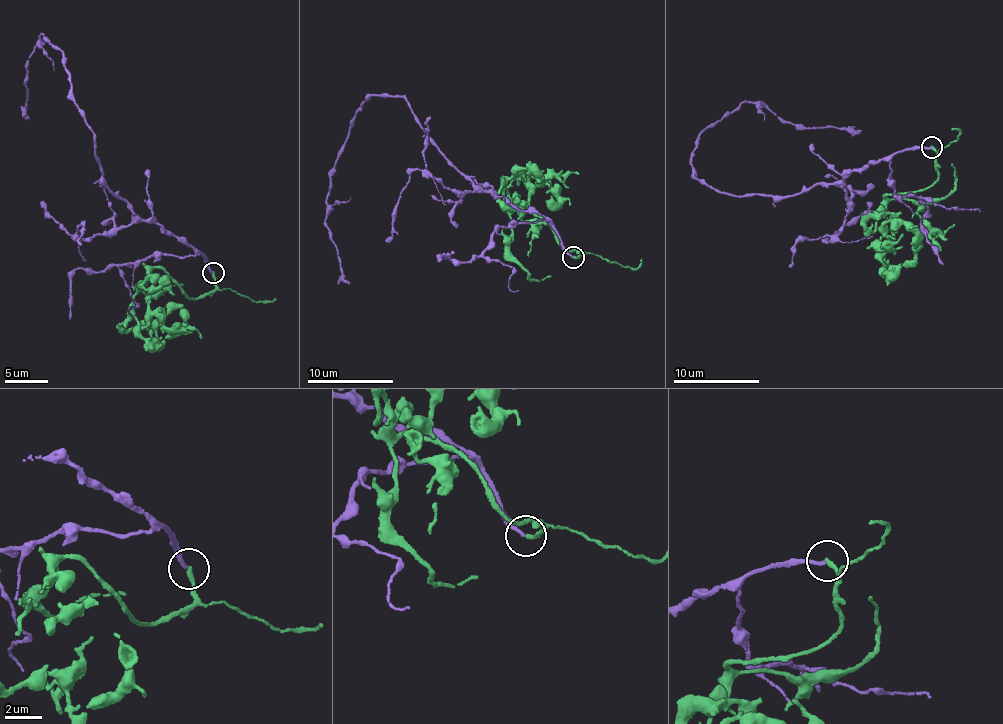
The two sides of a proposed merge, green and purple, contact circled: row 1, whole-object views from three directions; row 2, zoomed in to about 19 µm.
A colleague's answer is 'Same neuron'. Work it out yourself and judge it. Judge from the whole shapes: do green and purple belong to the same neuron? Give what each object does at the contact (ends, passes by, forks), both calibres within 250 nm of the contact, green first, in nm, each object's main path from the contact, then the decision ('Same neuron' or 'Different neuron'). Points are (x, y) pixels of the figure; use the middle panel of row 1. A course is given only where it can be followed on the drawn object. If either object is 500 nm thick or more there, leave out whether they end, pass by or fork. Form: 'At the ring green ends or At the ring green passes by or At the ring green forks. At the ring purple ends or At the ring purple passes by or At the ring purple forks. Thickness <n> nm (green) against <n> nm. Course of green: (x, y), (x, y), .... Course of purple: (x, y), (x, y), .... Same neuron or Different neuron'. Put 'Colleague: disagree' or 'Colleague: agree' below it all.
At the ring green ends. At the ring purple ends. Thickness 240 nm (green) against 190 nm. Course of green: (574, 256), (504, 191), (504, 202), (507, 179), (526, 172), (559, 201), (546, 200). Course of purple: (572, 256), (541, 215), (460, 174), (408, 101), (373, 94), (356, 114), (327, 200), (329, 239), (350, 282). Different neuron
Colleague: disagree

